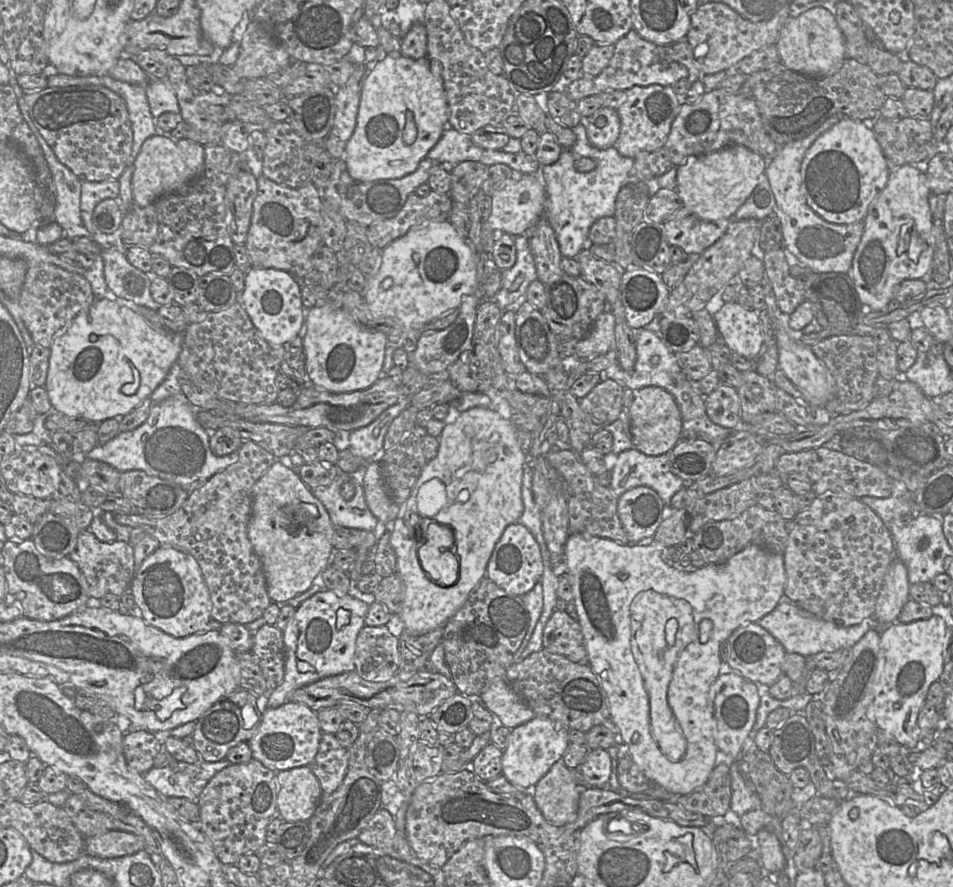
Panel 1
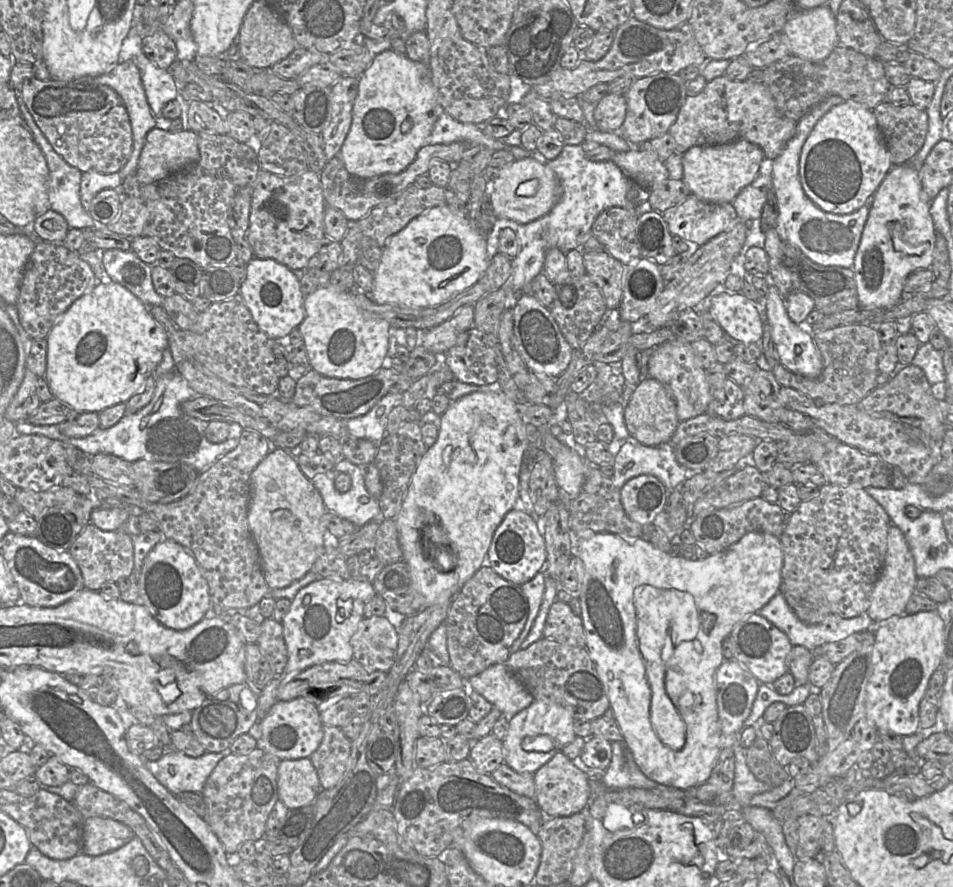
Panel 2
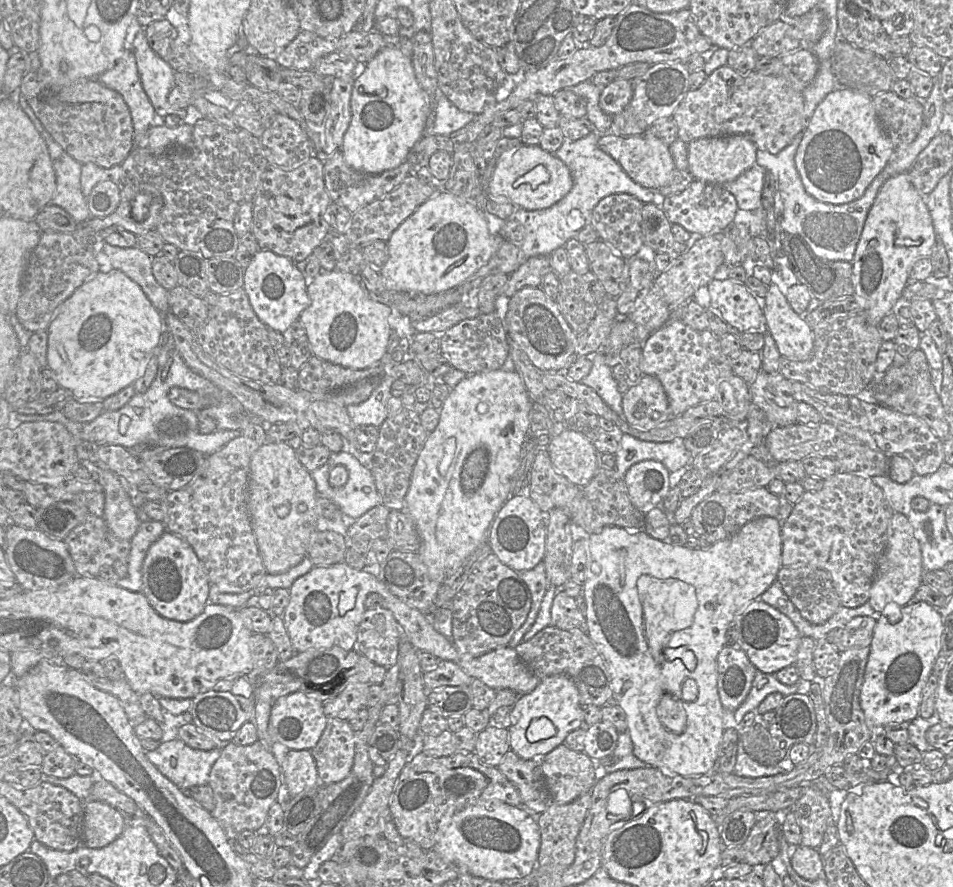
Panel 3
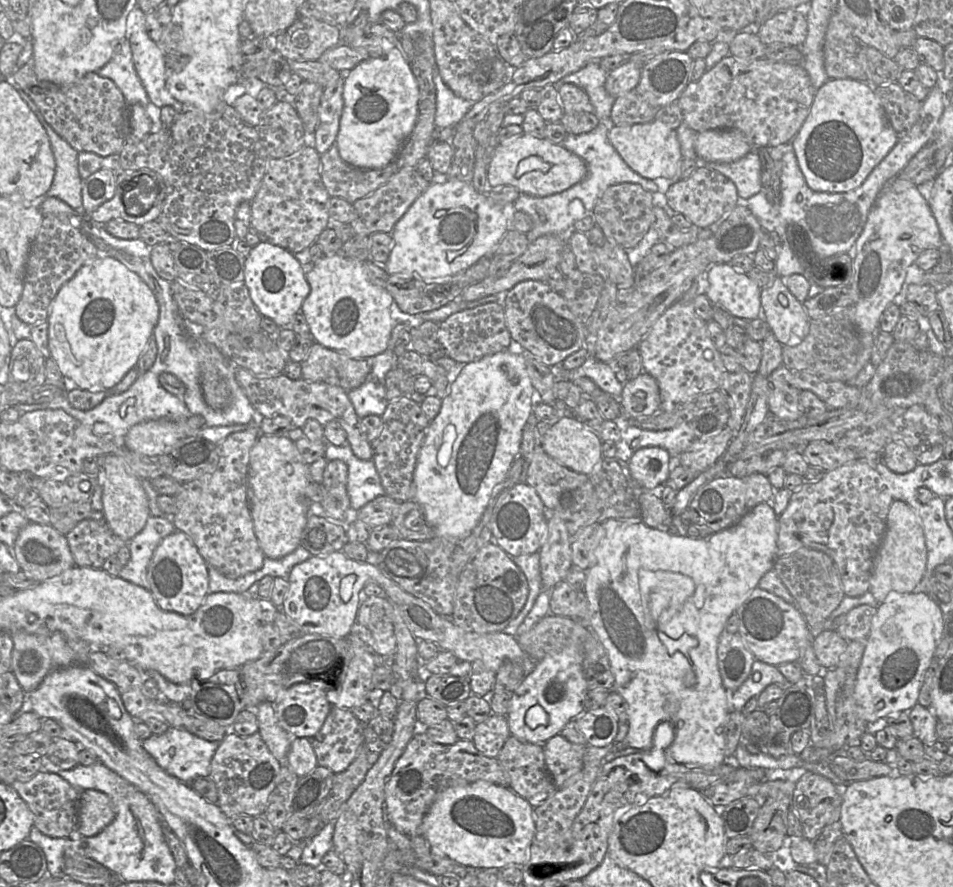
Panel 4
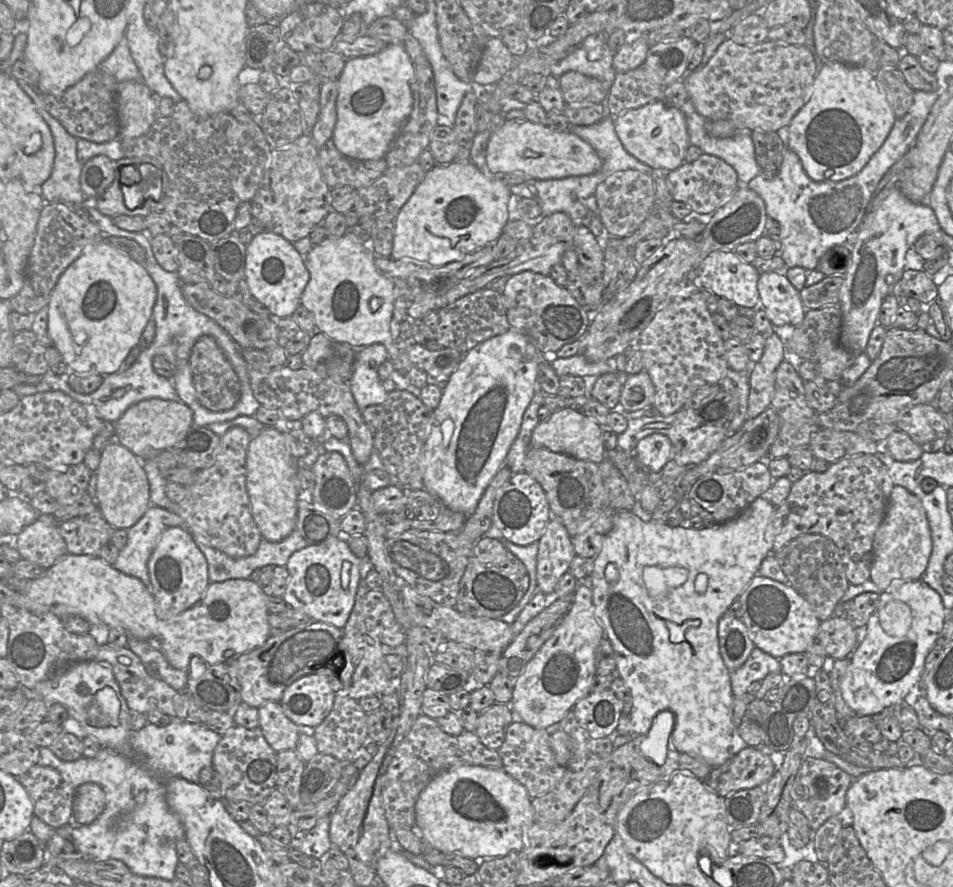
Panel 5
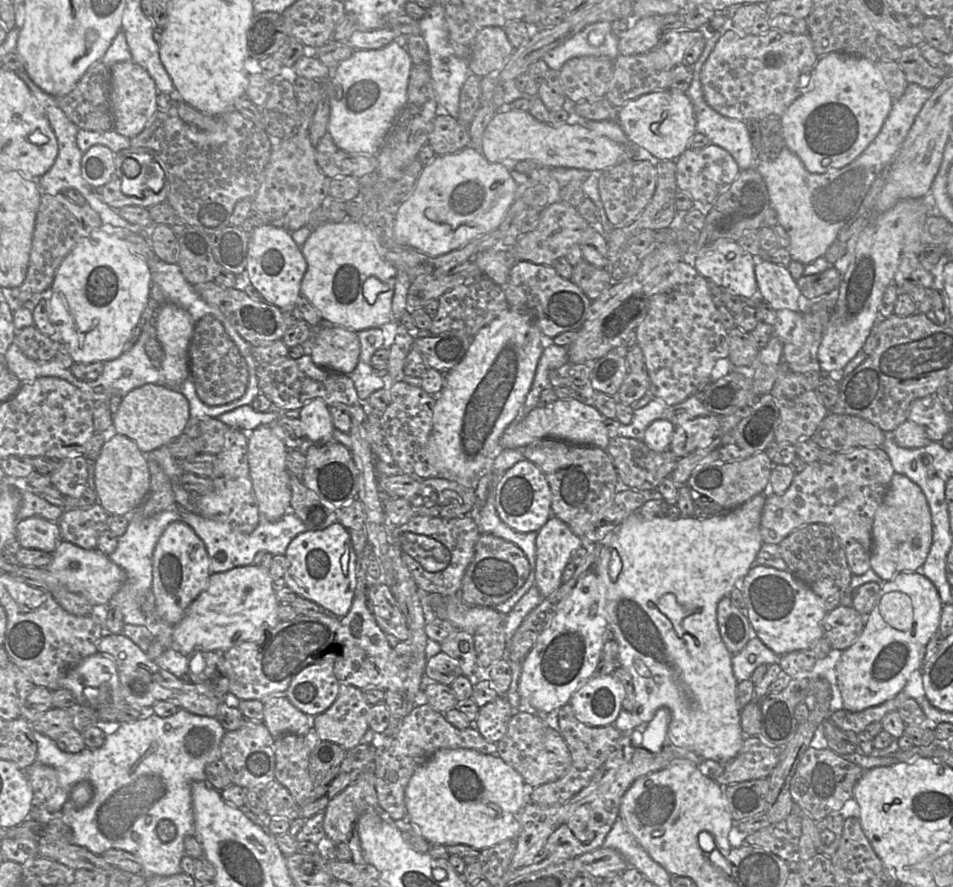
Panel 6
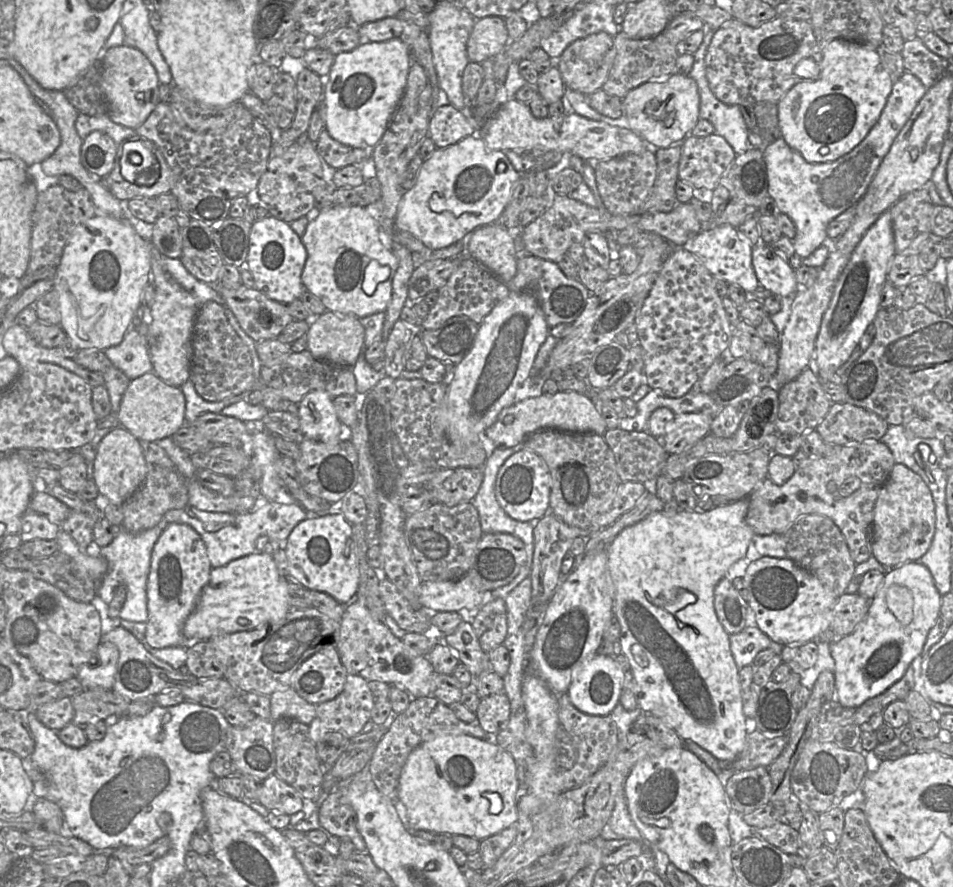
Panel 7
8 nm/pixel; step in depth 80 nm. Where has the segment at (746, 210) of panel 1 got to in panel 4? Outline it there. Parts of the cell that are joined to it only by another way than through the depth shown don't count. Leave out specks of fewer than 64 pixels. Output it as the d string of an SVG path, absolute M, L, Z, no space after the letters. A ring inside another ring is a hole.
M757 149L731 163L704 163L729 178L736 186L739 203L759 193L761 185L761 161Z

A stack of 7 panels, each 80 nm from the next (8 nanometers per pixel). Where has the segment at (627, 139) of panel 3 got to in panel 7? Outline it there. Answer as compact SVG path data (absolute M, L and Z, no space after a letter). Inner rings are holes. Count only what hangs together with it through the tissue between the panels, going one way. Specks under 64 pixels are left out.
M672 74L658 82L646 82L632 89L622 100L624 127L637 133L651 148L682 145L699 120L700 95L690 75Z

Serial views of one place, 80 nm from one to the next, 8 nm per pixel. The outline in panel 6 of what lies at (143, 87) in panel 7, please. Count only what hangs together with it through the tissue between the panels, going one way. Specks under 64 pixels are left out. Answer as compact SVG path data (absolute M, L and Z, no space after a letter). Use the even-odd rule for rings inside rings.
M132 60L113 64L110 73L110 105L114 129L127 138L133 138L143 131L157 111L159 92L148 72Z

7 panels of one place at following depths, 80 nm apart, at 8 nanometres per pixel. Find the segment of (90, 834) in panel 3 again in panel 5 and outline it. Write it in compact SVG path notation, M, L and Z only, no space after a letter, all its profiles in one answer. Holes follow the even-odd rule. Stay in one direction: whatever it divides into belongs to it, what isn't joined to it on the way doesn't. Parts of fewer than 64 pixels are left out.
M95 783L80 785L75 792L73 822L79 825L93 823L103 812L106 795Z

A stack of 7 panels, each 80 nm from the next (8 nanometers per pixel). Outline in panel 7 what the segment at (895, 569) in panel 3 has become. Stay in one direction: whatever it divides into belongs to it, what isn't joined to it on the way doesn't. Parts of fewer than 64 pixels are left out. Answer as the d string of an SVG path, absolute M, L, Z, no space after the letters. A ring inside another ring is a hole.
M894 463L874 508L872 555L886 569L918 561L929 549L934 531L935 504L929 487L911 469Z

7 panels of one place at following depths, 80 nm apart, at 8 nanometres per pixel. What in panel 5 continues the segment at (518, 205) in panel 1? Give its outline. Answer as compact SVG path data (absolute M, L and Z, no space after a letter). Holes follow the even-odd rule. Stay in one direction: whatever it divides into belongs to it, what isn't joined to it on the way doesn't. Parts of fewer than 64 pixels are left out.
M506 120L490 136L486 161L494 178L523 172L524 179L551 180L571 176L590 175L602 167L602 160L594 149L568 130L555 132L546 125L525 121Z

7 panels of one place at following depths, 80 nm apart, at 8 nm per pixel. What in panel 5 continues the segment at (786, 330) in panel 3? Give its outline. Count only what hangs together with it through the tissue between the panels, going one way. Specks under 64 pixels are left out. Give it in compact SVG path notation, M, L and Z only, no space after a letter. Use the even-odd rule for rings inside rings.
M765 272L758 277L759 305L765 311L773 326L793 325L798 326L804 319L805 307L800 291L788 280L786 274Z

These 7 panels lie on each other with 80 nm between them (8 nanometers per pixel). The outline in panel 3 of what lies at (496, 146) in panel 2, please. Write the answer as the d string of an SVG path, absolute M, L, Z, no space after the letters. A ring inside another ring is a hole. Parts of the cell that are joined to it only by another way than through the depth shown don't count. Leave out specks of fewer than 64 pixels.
M438 88L435 114L432 133L437 135L449 135L458 131L475 118L473 113L459 110Z

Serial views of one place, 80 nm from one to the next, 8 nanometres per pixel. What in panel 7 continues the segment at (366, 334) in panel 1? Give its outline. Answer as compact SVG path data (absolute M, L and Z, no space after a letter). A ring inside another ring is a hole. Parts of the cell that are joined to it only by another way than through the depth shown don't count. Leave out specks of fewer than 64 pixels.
M334 205L308 222L301 237L307 252L301 281L322 301L326 310L359 319L386 311L397 257L381 243L379 232L378 221L358 205Z

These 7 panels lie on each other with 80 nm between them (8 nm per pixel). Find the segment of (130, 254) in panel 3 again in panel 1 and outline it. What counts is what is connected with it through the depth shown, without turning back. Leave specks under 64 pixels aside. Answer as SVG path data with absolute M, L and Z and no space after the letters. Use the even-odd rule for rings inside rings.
M103 249L104 275L108 288L118 297L134 302L137 305L146 306L153 310L159 310L158 304L151 295L151 279L148 273L133 266L127 259L125 251L117 249Z

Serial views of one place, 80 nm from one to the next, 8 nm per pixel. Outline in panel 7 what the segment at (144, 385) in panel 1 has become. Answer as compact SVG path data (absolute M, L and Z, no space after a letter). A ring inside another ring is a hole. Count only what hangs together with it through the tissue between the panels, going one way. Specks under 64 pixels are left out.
M96 214L79 224L69 238L57 269L54 286L58 294L60 326L77 349L105 351L123 340L141 305L150 272L152 241L146 241L128 222Z

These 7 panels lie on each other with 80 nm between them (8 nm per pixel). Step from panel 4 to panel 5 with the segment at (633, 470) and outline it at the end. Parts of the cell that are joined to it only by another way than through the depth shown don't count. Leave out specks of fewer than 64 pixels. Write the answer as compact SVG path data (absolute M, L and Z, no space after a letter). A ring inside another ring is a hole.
M651 434L638 443L634 455L642 468L659 472L672 458L672 444L663 434Z

